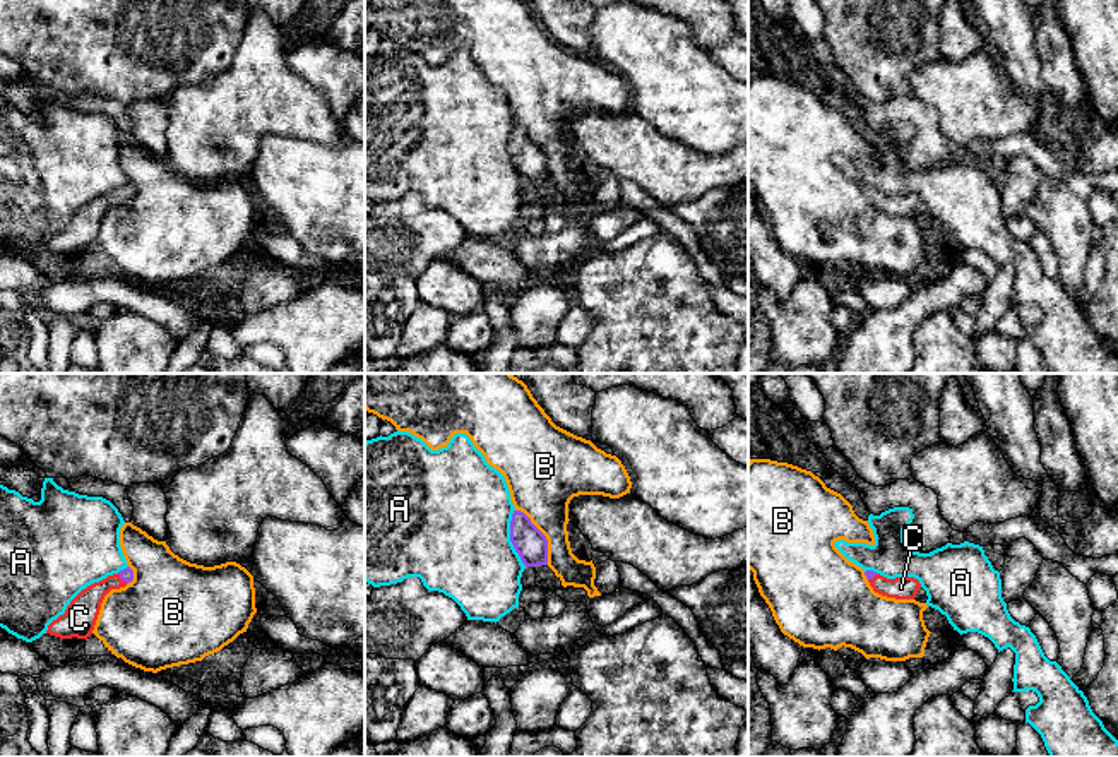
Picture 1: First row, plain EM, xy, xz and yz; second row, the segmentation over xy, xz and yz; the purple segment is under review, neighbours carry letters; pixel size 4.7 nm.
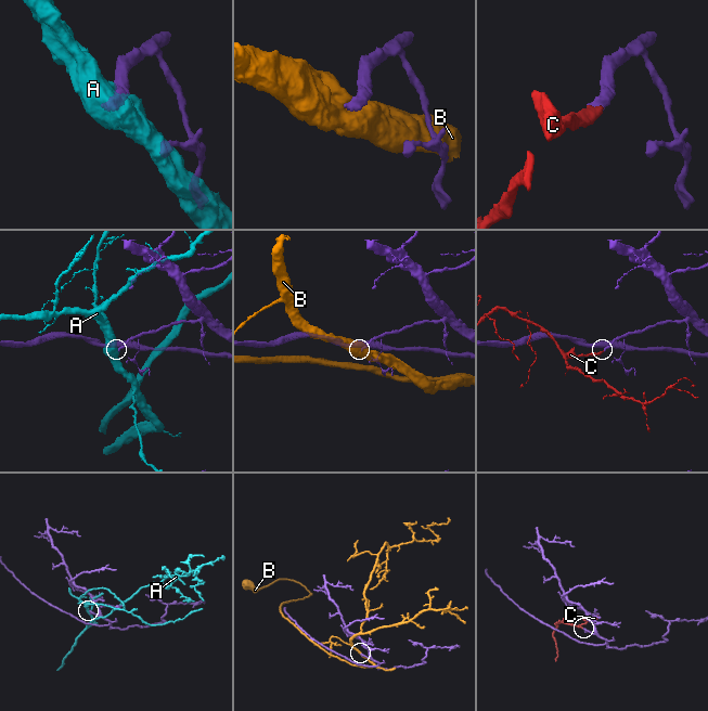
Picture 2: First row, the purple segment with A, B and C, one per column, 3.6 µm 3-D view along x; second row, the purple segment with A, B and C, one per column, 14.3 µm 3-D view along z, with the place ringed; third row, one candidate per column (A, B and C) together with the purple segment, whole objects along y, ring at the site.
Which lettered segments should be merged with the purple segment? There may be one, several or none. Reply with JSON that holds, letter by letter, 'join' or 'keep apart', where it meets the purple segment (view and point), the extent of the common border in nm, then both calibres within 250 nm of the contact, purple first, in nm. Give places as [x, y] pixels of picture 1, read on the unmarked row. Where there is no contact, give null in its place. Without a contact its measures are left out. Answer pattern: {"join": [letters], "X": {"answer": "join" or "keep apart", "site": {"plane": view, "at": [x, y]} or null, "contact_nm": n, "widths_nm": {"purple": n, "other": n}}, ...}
{"join": ["C"], "A": {"answer": "keep apart", "site": {"plane": "xz", "at": [511, 154]}, "contact_nm": 280, "widths_nm": {"purple": 150, "other": 500}}, "B": {"answer": "keep apart", "site": {"plane": "xz", "at": [543, 151]}, "contact_nm": 300, "widths_nm": {"purple": 150, "other": 320}}, "C": {"answer": "join", "site": {"plane": "xy", "at": [122, 196]}, "contact_nm": 70, "widths_nm": {"purple": 60, "other": 150}}}

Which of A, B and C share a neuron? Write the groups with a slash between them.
A / B / C

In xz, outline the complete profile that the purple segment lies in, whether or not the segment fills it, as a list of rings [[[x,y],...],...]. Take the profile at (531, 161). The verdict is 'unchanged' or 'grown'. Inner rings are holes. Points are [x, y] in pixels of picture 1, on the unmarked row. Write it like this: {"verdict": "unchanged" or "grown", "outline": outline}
{"verdict": "unchanged", "outline": [[[520,127],[512,130],[510,158],[526,183],[548,182],[548,156]]]}

